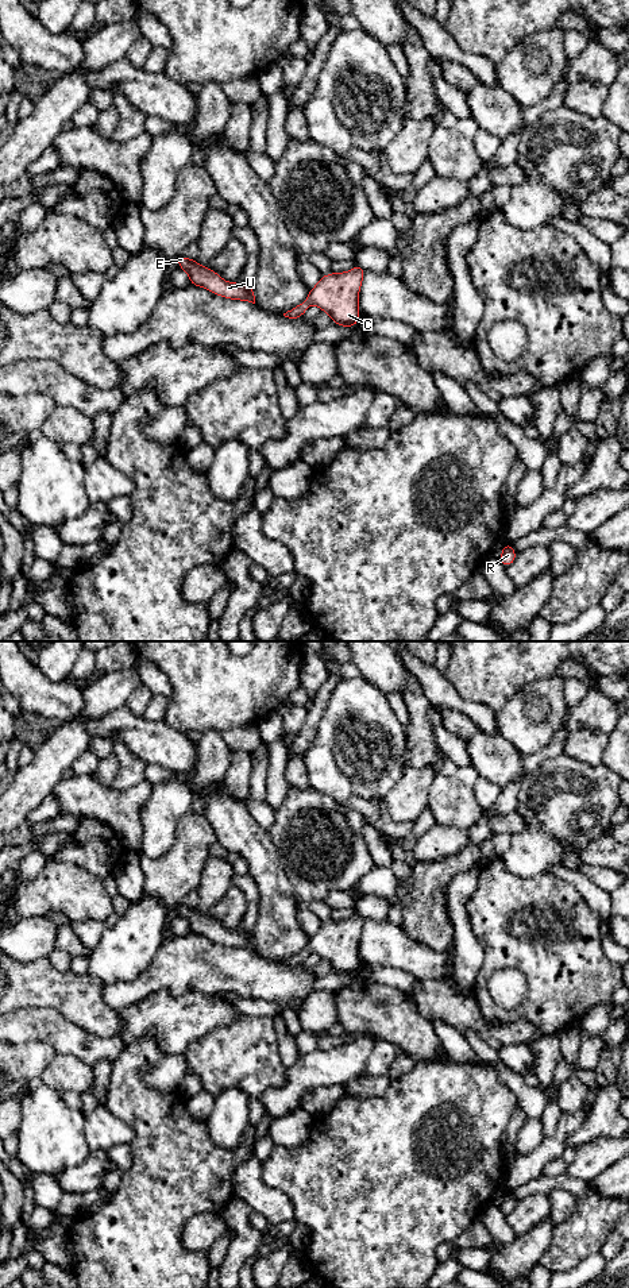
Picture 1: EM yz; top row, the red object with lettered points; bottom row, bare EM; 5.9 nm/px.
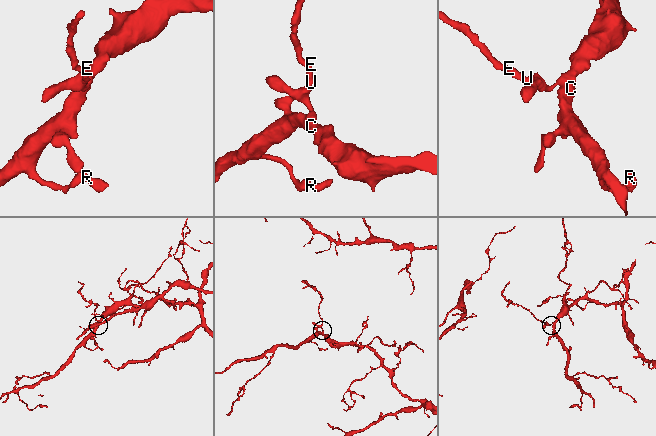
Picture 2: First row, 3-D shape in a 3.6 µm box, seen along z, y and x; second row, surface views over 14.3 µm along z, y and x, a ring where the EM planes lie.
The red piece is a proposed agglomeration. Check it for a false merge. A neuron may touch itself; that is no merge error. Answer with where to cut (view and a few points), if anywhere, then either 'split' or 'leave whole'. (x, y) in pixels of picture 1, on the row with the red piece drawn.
no cut; leave whole

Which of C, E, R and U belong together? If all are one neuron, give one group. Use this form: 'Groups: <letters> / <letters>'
Groups: C E R U

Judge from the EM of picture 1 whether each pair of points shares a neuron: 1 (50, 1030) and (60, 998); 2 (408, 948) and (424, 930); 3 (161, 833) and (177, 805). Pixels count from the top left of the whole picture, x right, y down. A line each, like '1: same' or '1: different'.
1: different
2: different
3: same

